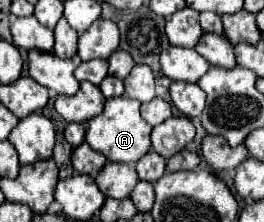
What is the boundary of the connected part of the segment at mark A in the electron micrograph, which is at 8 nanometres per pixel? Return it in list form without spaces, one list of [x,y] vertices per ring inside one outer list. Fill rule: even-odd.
[[[113,97],[105,101],[105,109],[101,115],[93,117],[87,121],[87,133],[85,141],[99,151],[101,155],[107,157],[107,161],[117,161],[117,163],[137,163],[149,149],[151,149],[151,125],[139,115],[141,103],[131,99],[131,97]]]

